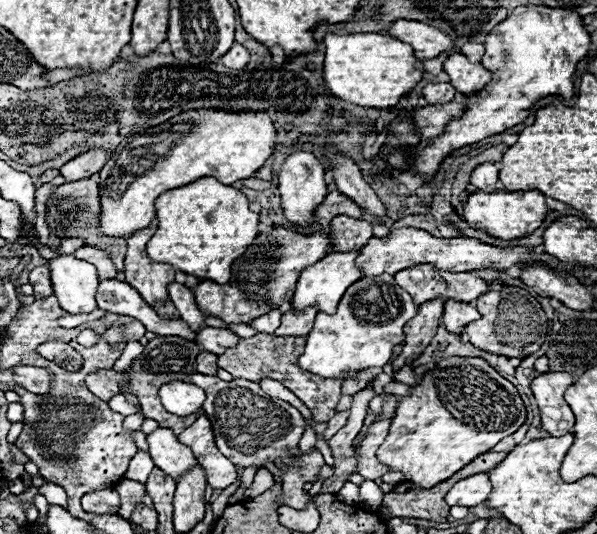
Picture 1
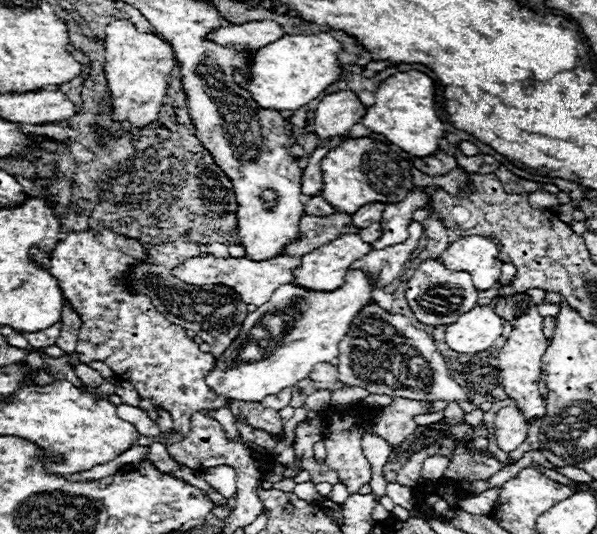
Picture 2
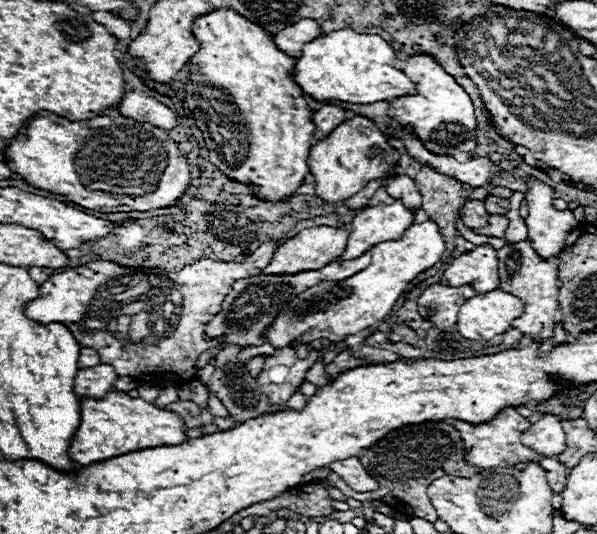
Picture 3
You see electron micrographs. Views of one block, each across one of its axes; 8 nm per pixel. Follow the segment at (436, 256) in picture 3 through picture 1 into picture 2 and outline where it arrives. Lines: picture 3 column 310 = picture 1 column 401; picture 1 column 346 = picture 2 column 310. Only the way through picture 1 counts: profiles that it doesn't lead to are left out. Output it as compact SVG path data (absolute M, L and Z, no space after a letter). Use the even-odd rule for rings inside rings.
M350 270L350 274L346 274L346 282L338 290L332 290L332 292L308 290L296 284L280 286L270 296L268 302L264 302L262 306L258 306L254 312L246 316L246 320L242 322L242 330L238 338L234 340L234 344L230 344L226 354L216 362L212 372L206 376L208 386L216 394L222 394L226 400L242 400L242 402L260 402L268 394L278 394L282 388L294 386L296 382L310 376L314 364L332 362L338 356L336 352L338 342L346 336L352 318L366 304L374 302L372 294L374 294L372 280L362 270Z

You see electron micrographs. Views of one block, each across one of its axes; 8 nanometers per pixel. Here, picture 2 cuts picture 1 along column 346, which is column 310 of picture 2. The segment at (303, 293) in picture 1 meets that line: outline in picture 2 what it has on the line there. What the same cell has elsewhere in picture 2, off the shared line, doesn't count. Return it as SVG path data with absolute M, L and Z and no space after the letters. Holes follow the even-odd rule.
M344 234L302 256L294 284L314 290L336 290L344 284L350 266L370 250L370 244L364 242L360 234Z

